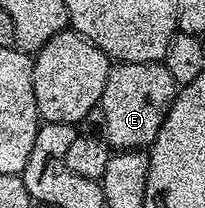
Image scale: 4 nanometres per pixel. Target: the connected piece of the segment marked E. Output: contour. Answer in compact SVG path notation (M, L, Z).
M122 62L113 65L106 76L106 88L102 92L98 107L104 114L104 136L109 147L121 150L151 147L153 140L158 136L158 128L162 128L162 120L166 120L177 93L178 87L174 76L170 76L163 62Z

